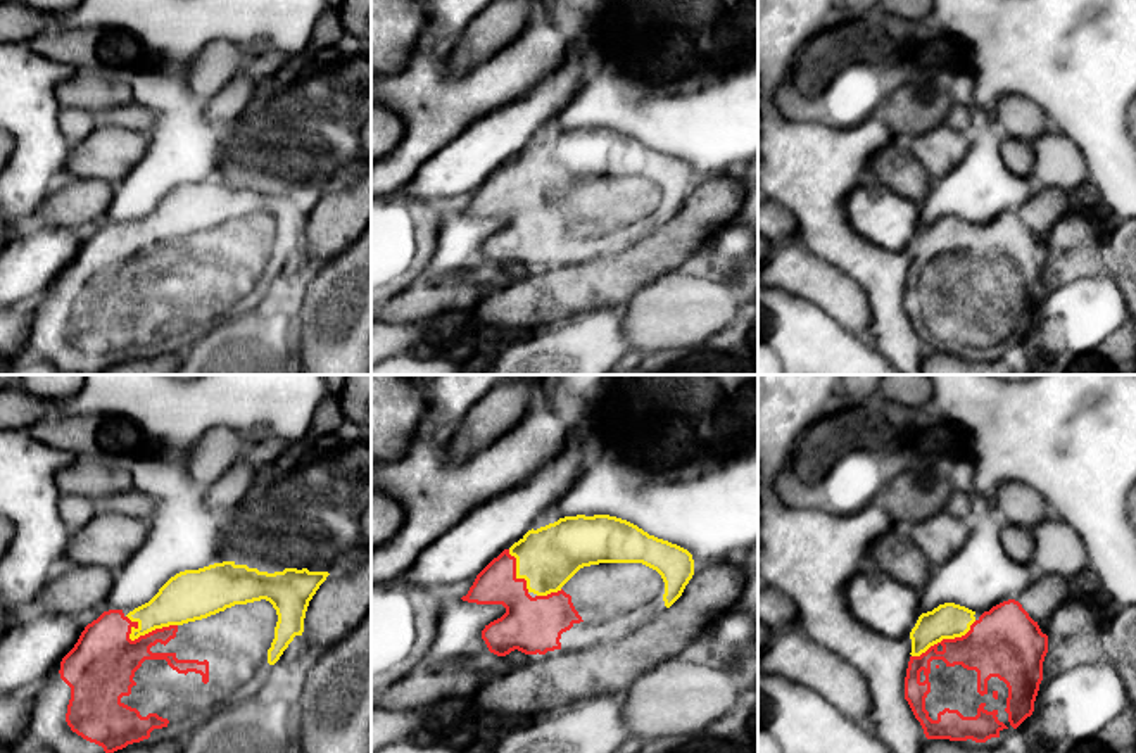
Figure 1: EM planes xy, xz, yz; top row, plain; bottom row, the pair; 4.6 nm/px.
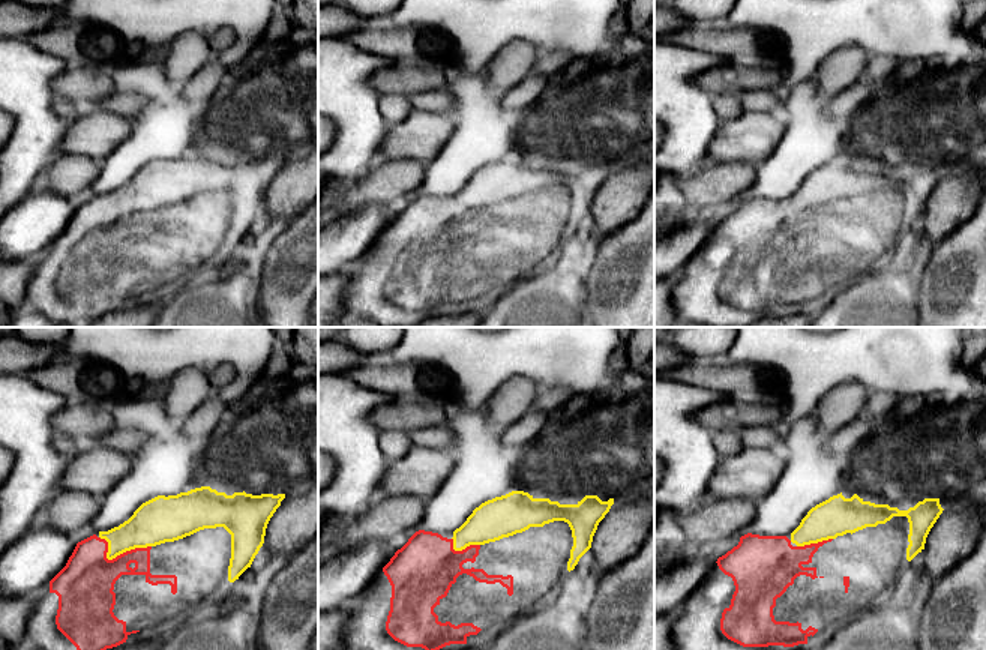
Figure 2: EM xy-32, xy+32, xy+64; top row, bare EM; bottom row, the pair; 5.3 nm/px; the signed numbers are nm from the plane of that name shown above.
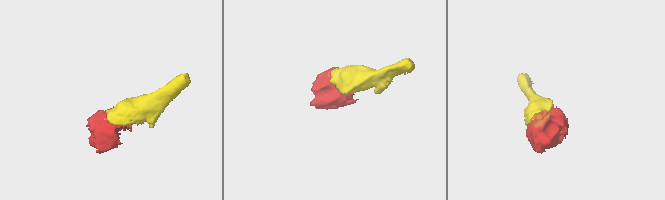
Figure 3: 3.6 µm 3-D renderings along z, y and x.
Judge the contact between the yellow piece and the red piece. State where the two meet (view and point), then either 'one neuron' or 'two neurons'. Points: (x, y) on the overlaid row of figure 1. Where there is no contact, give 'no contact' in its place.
contact xy (140, 634); one neuron

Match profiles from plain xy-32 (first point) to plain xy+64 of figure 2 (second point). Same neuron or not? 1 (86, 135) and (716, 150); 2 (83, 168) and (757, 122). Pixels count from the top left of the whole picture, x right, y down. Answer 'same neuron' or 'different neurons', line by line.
1: same neuron
2: different neurons

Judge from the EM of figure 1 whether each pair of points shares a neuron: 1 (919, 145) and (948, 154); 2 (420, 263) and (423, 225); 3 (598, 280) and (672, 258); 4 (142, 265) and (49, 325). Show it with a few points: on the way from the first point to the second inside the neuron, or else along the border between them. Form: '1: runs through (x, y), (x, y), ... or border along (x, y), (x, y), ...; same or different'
1: runs through (926, 147), (941, 151); same
2: runs through (423, 254), (423, 234); same
3: runs through (617, 278), (653, 258); same
4: runs through (119, 268), (71, 316); same

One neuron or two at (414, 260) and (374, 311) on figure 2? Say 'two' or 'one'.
one

